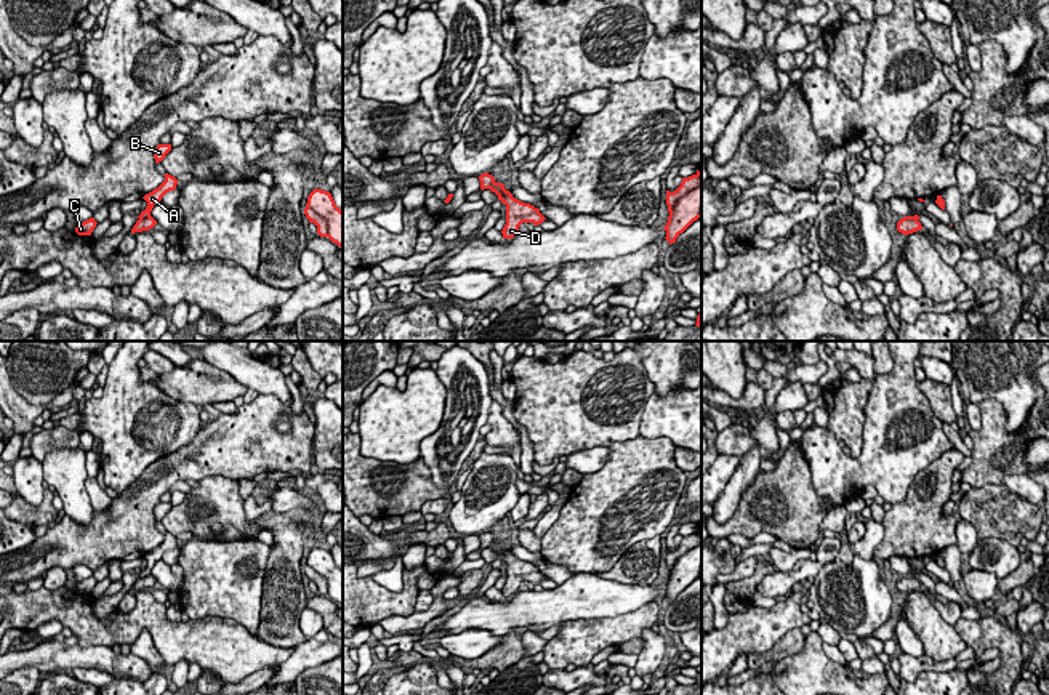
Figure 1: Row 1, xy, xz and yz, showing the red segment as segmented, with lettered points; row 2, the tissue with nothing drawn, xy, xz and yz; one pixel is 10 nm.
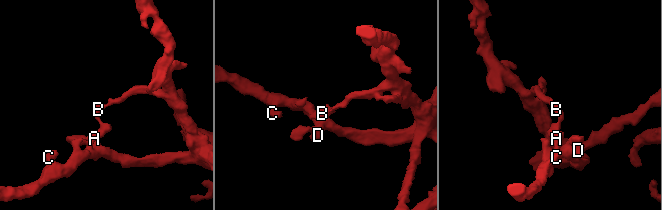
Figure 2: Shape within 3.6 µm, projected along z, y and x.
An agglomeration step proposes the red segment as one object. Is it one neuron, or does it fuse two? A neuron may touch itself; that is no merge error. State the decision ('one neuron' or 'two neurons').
two neurons

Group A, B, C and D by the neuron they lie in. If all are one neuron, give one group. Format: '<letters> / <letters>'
A B / C D

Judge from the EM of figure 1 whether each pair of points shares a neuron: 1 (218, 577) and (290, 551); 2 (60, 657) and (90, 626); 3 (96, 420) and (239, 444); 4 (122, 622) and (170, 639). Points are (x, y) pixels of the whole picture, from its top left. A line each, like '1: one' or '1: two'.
1: two
2: two
3: two
4: one

